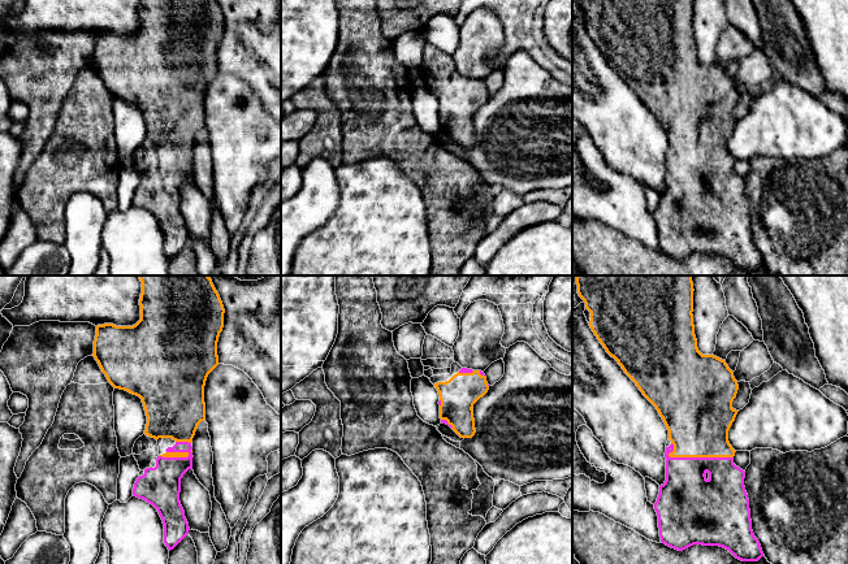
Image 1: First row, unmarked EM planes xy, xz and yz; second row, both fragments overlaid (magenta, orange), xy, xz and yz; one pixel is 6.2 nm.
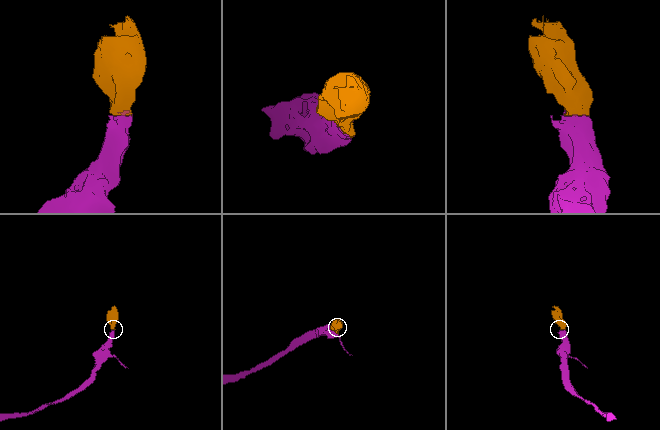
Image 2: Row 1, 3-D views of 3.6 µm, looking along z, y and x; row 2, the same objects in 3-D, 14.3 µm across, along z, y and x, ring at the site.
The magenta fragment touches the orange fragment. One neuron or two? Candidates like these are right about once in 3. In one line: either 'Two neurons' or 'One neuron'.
One neuron

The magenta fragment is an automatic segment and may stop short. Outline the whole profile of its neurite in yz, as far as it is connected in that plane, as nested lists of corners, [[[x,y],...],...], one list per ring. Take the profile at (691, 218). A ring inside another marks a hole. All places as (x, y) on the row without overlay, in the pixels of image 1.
[[[577,0],[590,21],[589,35],[606,61],[636,92],[662,126],[671,153],[666,156],[666,190],[654,212],[661,251],[683,260],[693,253],[719,255],[741,270],[758,270],[762,257],[752,239],[745,181],[734,173],[728,139],[739,120],[732,117],[739,94],[724,69],[702,64],[693,34],[693,0]]]

